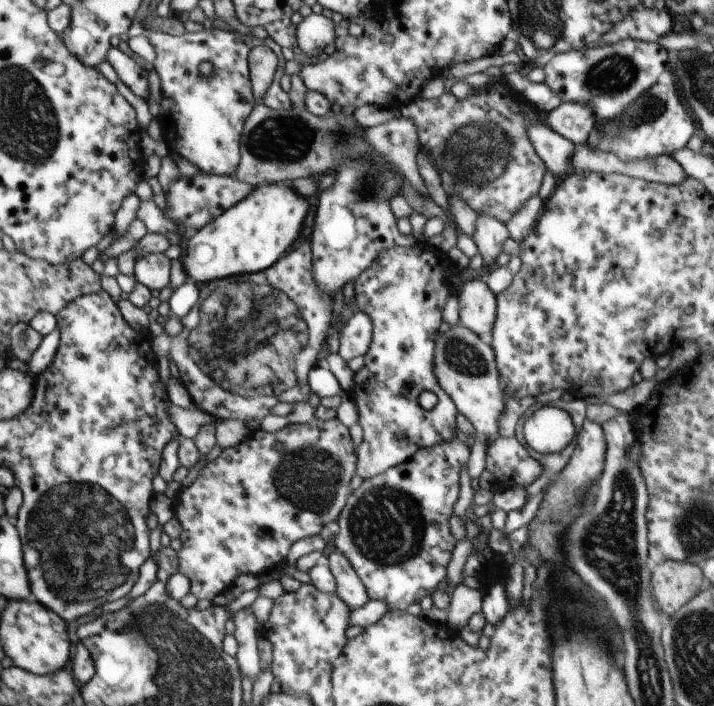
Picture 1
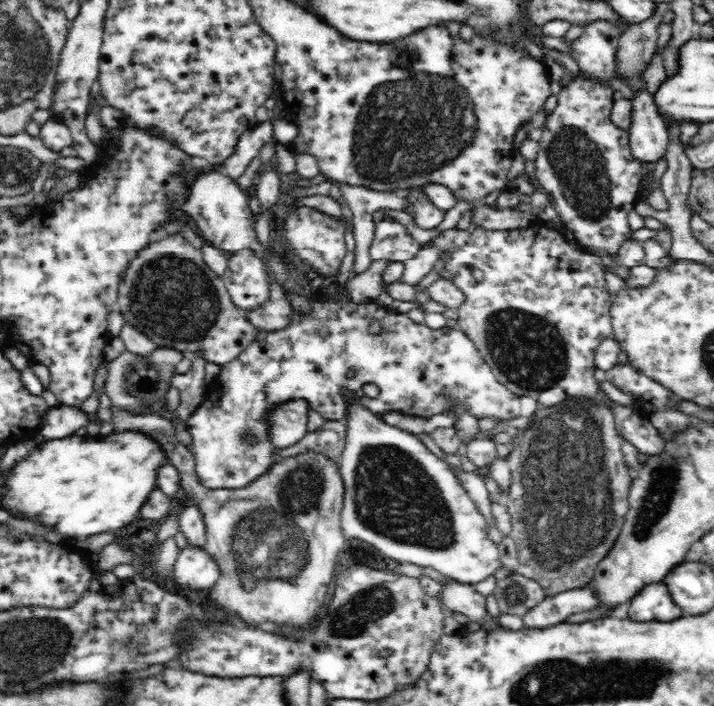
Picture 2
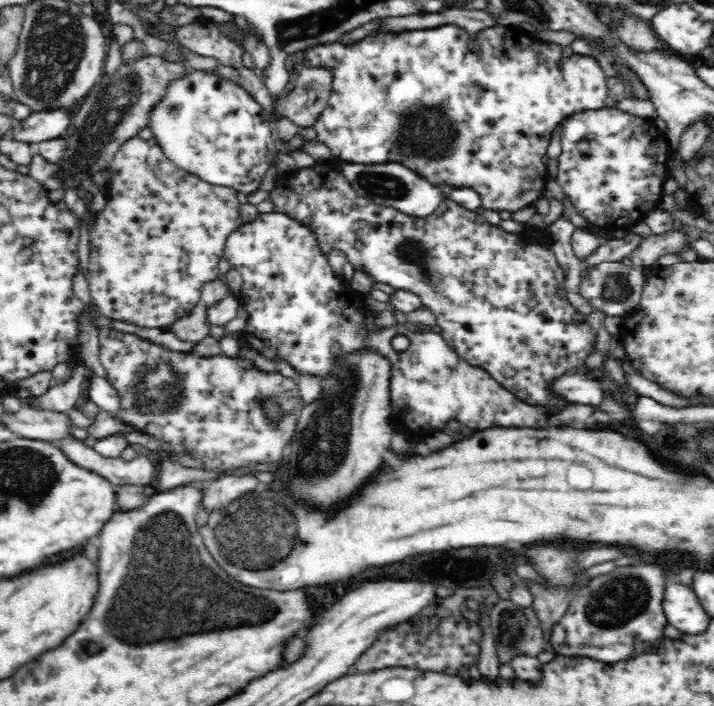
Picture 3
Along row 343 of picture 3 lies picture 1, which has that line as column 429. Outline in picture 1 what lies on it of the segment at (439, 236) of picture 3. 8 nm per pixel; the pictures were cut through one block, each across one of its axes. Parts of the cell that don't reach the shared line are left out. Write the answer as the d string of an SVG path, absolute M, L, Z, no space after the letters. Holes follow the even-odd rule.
M460 439L444 442L439 447L423 448L406 463L392 467L374 479L363 480L360 487L352 492L338 520L340 528L334 544L350 560L366 588L369 600L384 600L390 611L406 611L410 604L419 603L424 596L430 596L446 578L446 566L457 543L450 520L454 518L452 514L458 498L460 472L468 462L468 456L470 450Z

